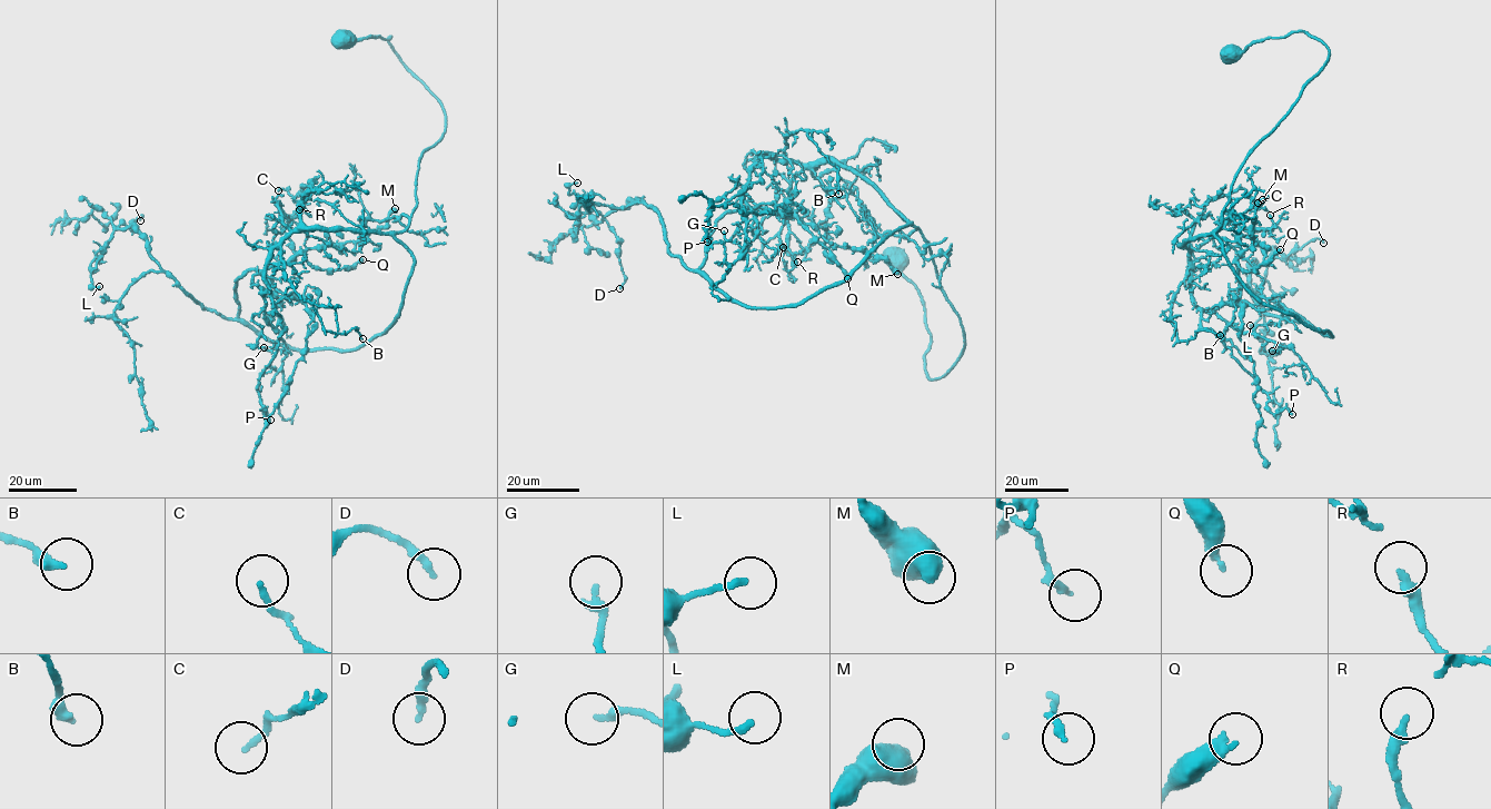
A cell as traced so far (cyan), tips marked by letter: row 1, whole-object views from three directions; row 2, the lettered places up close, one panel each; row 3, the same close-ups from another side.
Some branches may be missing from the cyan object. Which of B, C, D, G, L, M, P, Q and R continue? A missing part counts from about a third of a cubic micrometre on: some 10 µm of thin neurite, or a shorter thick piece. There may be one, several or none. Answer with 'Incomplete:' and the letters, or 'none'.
Incomplete: none

